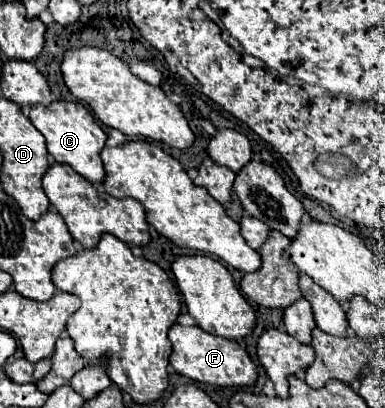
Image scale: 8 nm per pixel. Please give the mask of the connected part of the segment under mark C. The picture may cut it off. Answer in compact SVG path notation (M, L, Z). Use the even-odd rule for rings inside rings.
M53 101L49 105L33 105L29 113L31 123L41 131L47 141L47 151L53 155L57 163L69 163L79 175L83 175L91 183L101 183L105 177L101 163L101 149L105 147L105 131L95 123L89 109L81 103L73 101Z

